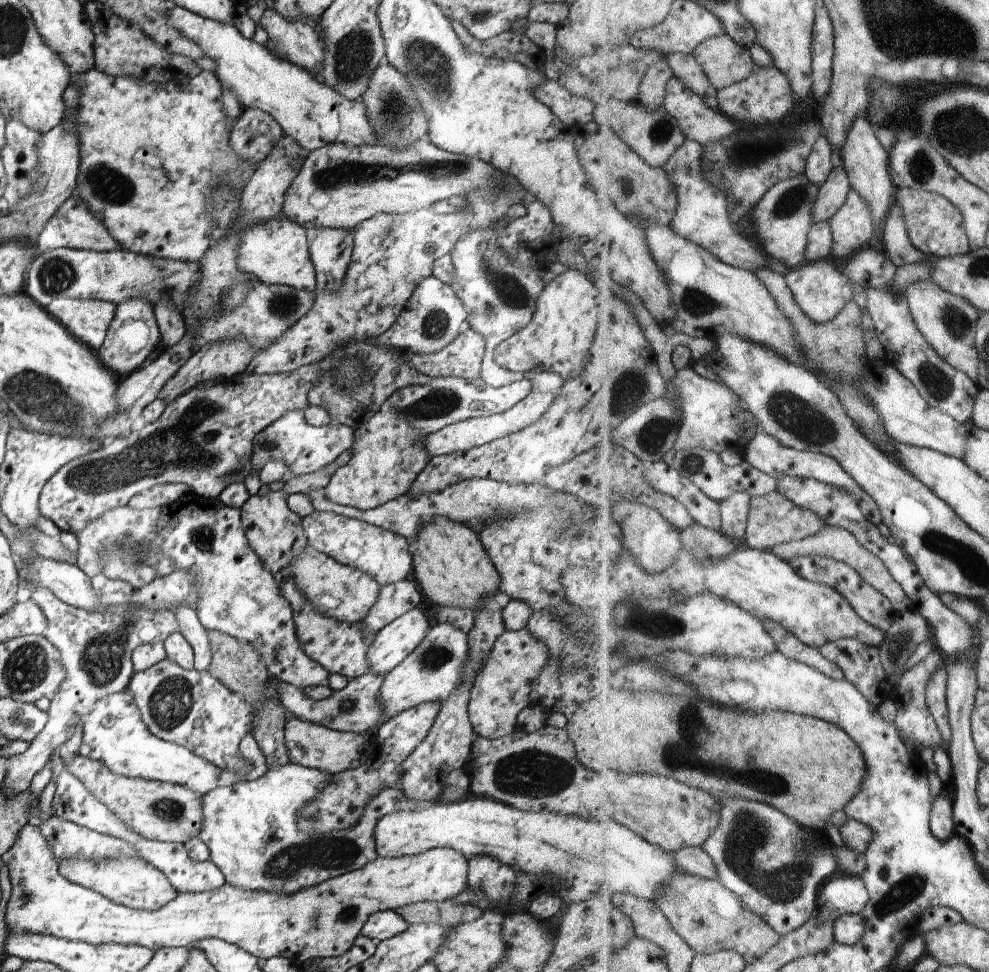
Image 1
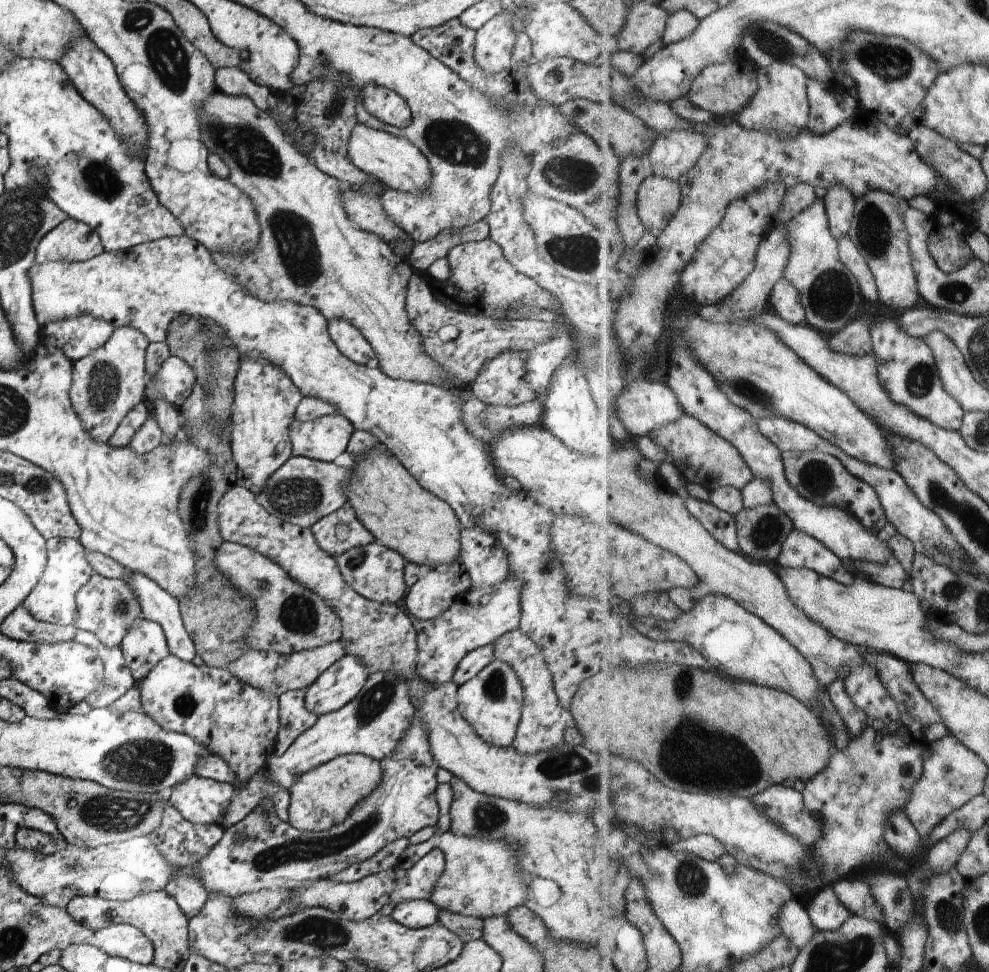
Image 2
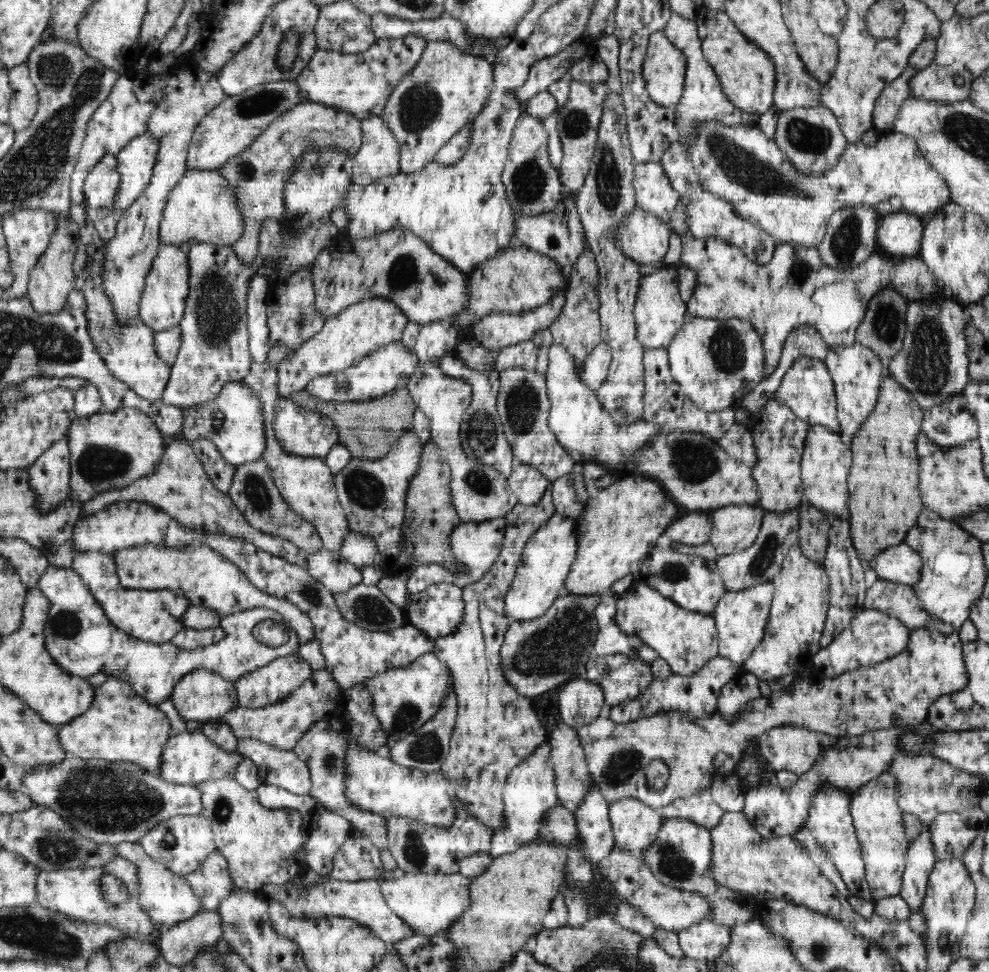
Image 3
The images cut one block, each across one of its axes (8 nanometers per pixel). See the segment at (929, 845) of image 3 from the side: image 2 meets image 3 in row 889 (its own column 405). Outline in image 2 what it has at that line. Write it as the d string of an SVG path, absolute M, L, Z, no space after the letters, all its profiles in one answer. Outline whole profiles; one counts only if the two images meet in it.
M430 899L406 900L395 905L391 916L408 928L419 929L438 923L438 912L440 909Z

